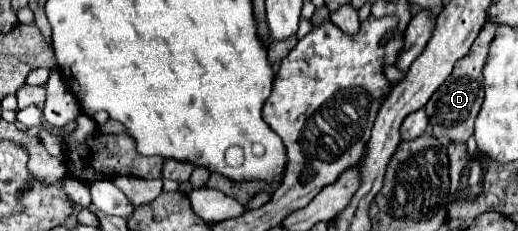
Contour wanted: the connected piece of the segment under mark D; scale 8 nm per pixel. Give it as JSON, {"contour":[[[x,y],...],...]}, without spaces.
{"contour":[[[486,21],[482,27],[482,33],[478,33],[476,41],[472,43],[470,51],[466,57],[462,57],[460,61],[456,61],[452,75],[436,89],[436,93],[430,97],[430,101],[426,103],[426,115],[430,119],[430,127],[432,127],[432,137],[438,139],[440,143],[466,143],[468,137],[472,135],[474,129],[474,119],[482,107],[482,99],[484,99],[484,77],[482,77],[482,65],[486,61],[488,55],[488,45],[494,37],[498,23],[494,21]]]}

